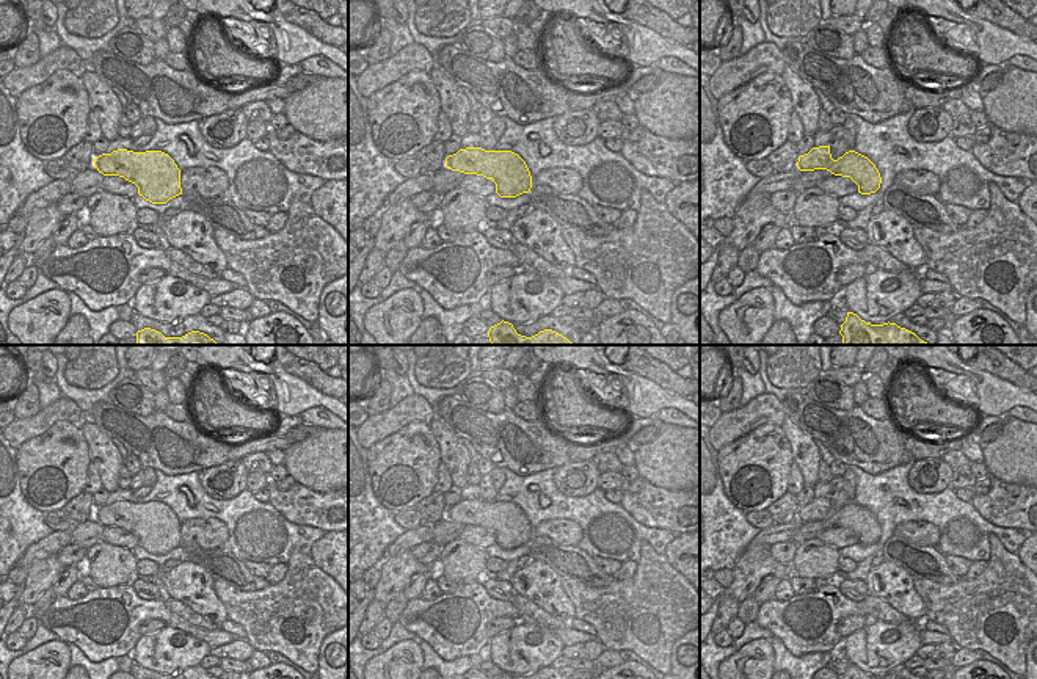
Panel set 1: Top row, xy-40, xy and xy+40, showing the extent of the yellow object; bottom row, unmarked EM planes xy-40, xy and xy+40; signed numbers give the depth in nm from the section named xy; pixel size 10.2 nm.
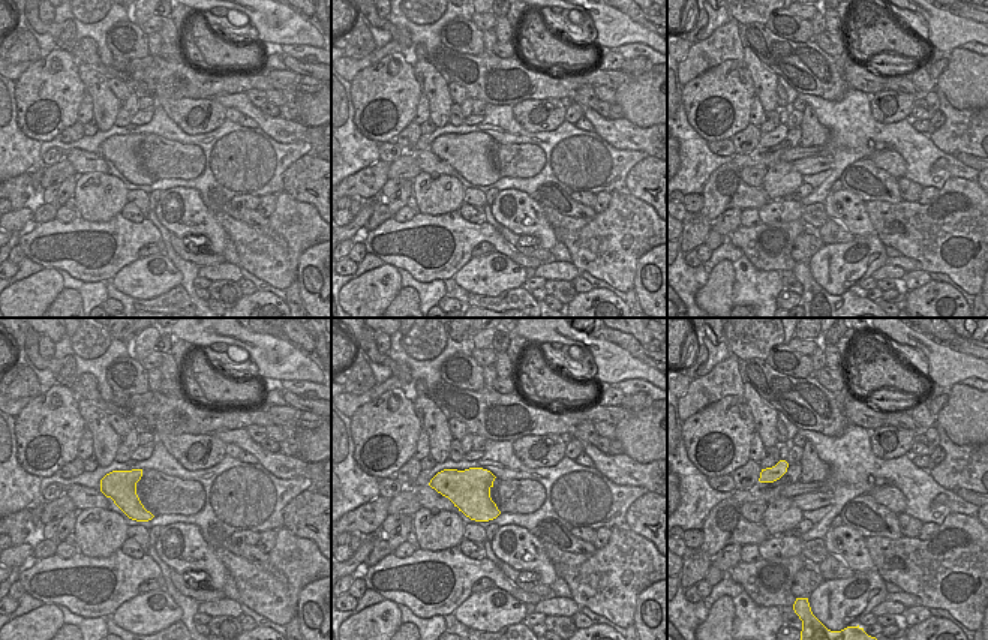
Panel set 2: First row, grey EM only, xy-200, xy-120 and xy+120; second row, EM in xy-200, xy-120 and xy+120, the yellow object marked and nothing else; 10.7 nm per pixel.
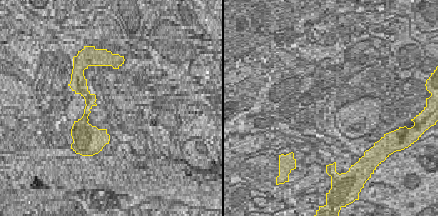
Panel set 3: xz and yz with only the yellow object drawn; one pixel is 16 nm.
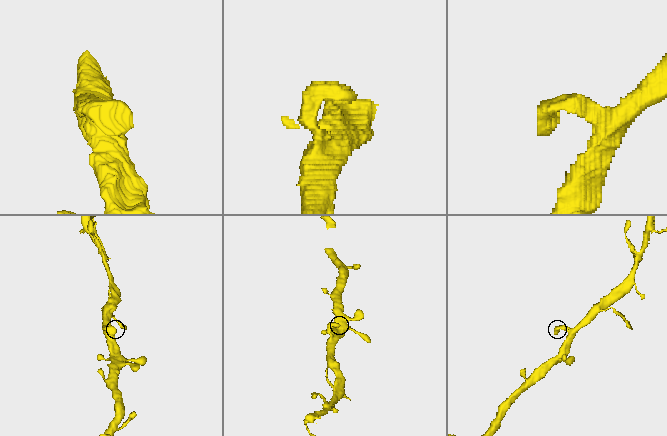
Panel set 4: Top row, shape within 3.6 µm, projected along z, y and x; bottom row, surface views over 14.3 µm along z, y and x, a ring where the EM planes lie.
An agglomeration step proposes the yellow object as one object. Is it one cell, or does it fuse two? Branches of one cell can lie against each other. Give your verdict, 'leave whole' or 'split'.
leave whole

